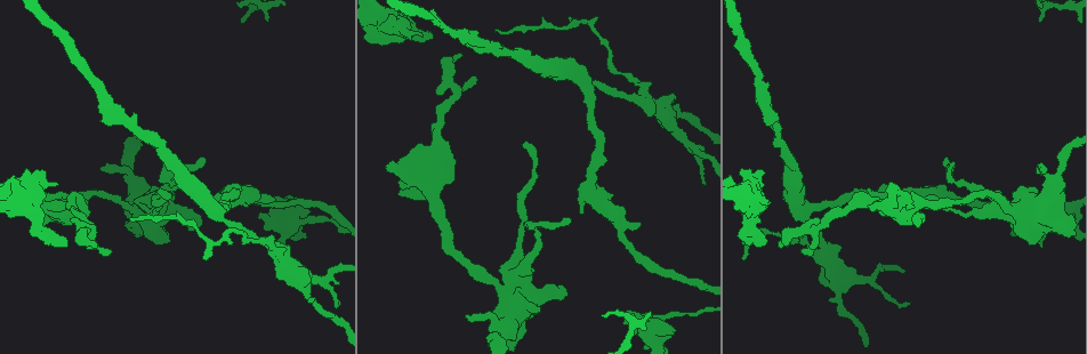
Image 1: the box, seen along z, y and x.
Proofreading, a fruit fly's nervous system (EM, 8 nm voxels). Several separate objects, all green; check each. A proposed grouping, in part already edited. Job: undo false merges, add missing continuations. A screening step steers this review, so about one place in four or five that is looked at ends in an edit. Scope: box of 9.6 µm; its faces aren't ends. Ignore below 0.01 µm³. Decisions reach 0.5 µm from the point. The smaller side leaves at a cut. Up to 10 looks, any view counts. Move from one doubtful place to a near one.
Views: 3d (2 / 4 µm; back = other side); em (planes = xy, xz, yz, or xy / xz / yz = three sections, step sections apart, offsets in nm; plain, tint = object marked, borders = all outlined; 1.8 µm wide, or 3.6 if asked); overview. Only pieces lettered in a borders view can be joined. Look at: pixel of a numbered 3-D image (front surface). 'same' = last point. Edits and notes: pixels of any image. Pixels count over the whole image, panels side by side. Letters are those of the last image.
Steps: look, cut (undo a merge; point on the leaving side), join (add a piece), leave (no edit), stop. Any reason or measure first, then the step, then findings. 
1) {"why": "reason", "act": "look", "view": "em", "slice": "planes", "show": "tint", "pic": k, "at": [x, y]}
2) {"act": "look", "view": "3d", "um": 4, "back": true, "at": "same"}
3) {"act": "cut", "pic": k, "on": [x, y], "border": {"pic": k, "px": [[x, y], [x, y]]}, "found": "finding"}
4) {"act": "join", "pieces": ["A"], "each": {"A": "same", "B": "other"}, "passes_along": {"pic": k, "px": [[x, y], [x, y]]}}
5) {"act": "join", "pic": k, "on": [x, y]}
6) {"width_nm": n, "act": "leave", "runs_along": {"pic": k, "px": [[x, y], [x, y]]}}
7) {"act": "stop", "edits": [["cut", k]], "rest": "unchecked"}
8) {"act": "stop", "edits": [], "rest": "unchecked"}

{"why": "thick turns thin", "act": "look", "view": "em", "slice": "planes", "show": "borders", "pic": 1, "at": [321, 280]}

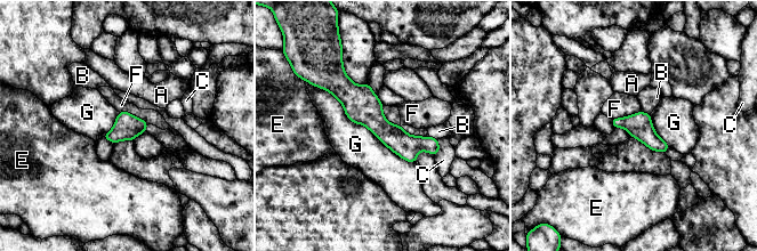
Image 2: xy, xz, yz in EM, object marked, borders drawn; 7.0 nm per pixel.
{"longest_contact_nm": ["G", 900], "act": "leave", "each": {"A": "other", "B": "other", "C": "other", "E": "other", "F": "other", "G": "other"}, "found": "one cell here"}

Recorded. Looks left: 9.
{"why": "an open end", "act": "look", "view": "3d", "um": 2, "pic": 1, "at": [640, 222]}

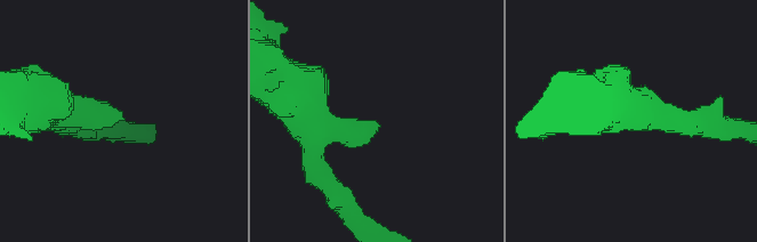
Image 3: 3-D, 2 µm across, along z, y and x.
{"arm_widths_nm": [220, 420], "act": "look", "view": "em", "slice": "planes", "show": "tint", "pic": 3, "at": [370, 121]}

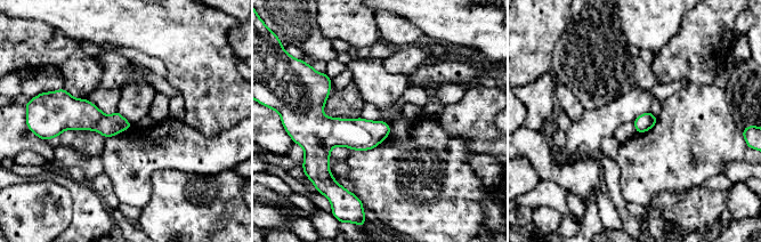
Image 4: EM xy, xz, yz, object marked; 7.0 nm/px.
{"act": "look", "view": "em", "slice": "planes", "show": "borders", "at": "same"}

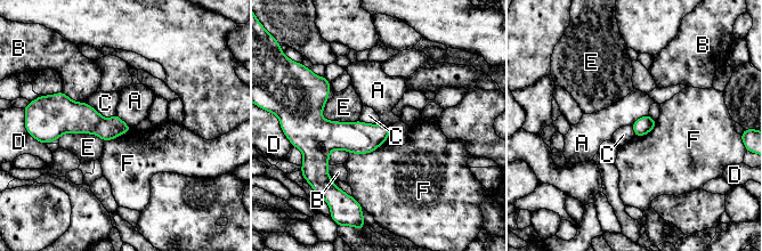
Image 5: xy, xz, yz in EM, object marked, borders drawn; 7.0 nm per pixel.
{"act": "leave", "each": {"A": "other", "B": "other", "C": "other", "D": "other", "E": "other", "F": "other"}, "border": {"pic": 5, "px": [[82, 102], [105, 118], [115, 114]]}, "found": "no lettered piece goes on from it"}

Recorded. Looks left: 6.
{"why": "a fork", "act": "look", "view": "em", "slice": "xz", "step": 4, "show": "tint", "pic": 1, "at": [644, 97]}

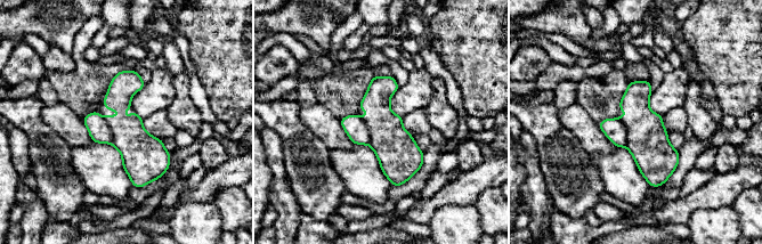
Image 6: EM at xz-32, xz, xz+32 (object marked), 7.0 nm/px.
{"act": "look", "view": "em", "slice": "planes", "show": "tint", "at": "same"}

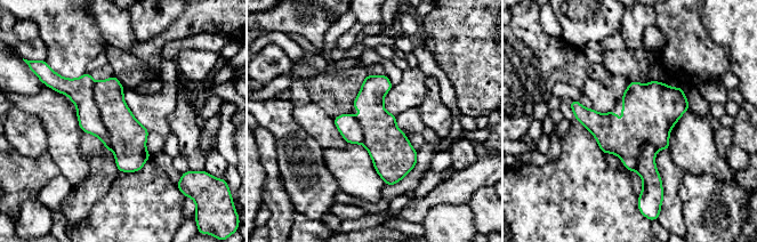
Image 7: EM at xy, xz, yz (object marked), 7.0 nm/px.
{"why": "what lies round it", "act": "look", "view": "em", "slice": "planes", "show": "borders", "at": "same"}

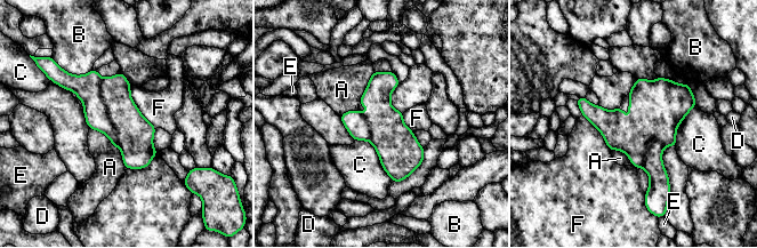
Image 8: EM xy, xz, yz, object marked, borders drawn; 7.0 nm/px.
{"width_nm": 300, "longest_contact_nm": ["A", 400], "act": "cut", "pic": 8, "on": [87, 87], "each": {"A": "other", "B": "other", "C": "other", "D": "other", "E": "other", "F": "other"}, "found": "two cells meet here"}

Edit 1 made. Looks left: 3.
{"act": "look", "view": "overview"}

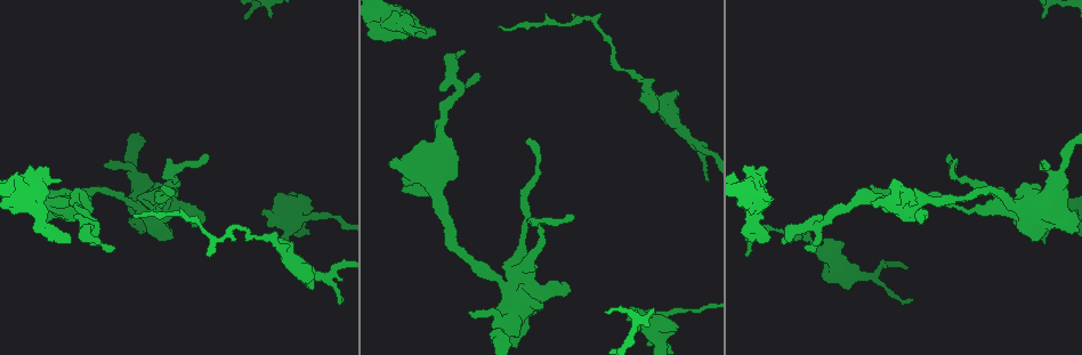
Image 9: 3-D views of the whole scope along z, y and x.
{"why": "four-way junction", "act": "look", "view": "em", "slice": "xz", "step": 16, "show": "tint", "pic": 9, "at": [294, 216]}

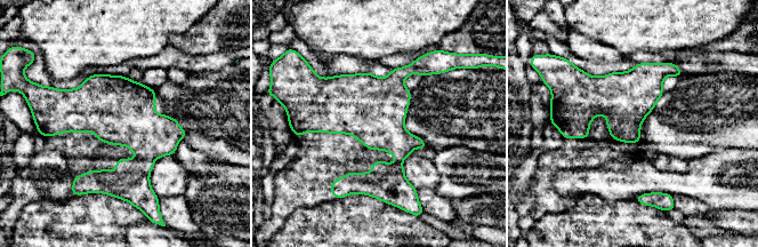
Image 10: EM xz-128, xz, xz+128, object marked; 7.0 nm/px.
{"why": "another direction", "act": "look", "view": "em", "slice": "planes", "show": "borders", "at": "same"}

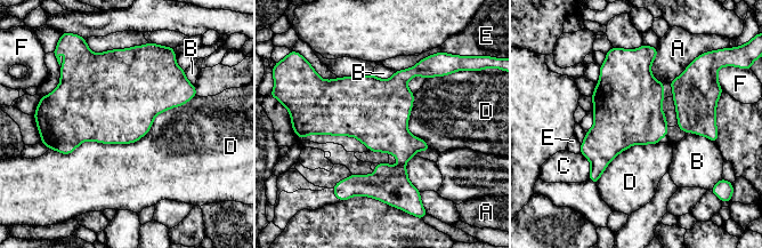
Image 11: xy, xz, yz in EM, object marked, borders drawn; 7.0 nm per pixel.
{"act": "leave", "each": {"A": "other", "B": "other", "C": "other", "D": "other", "E": "other", "F": "other"}, "border": {"pic": 11, "px": [[195, 95], [134, 142], [51, 149]]}, "found": "continuous, no second cell"}

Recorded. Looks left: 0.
{"act": "stop", "edits": [["cut", 8]], "rest": "unchecked"}

